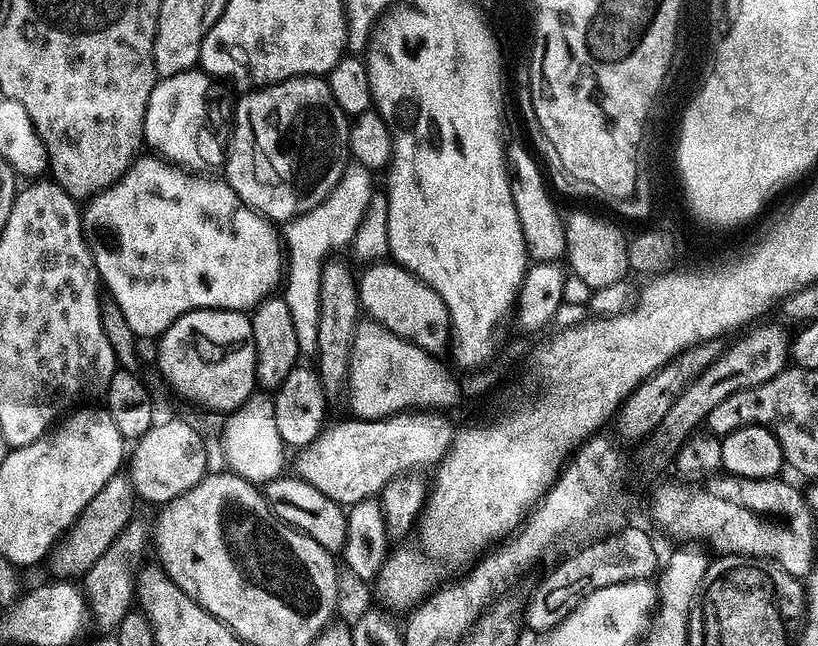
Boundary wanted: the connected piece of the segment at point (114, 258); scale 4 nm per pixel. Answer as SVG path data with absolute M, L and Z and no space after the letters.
M148 154L148 157L133 160L127 172L102 192L87 201L82 212L84 225L84 238L88 241L88 249L92 251L92 257L96 263L96 270L100 274L103 287L112 291L111 299L120 307L126 322L130 326L132 335L163 336L165 329L170 327L173 321L187 312L194 312L198 308L214 308L217 310L252 310L261 300L269 295L268 292L276 283L282 280L282 260L280 264L280 248L282 252L282 240L275 232L273 225L253 208L242 206L236 191L223 179L220 180L195 180L187 176L183 167L177 166L163 158Z

